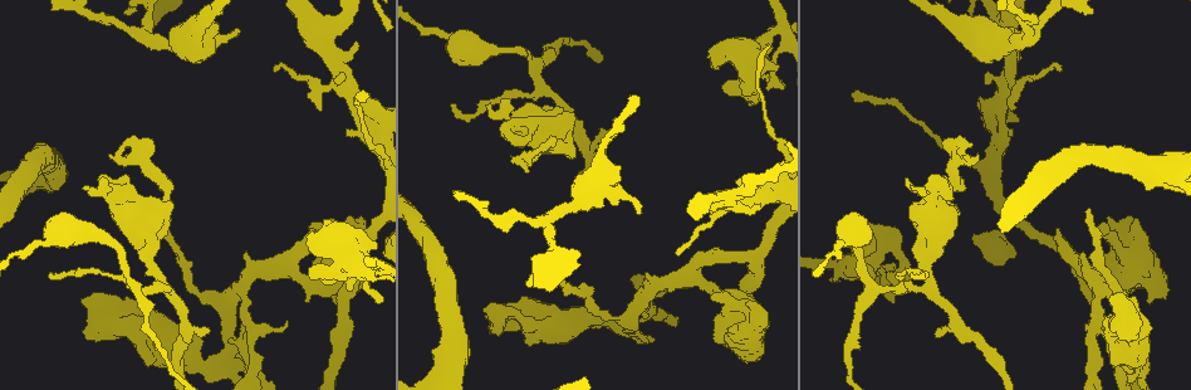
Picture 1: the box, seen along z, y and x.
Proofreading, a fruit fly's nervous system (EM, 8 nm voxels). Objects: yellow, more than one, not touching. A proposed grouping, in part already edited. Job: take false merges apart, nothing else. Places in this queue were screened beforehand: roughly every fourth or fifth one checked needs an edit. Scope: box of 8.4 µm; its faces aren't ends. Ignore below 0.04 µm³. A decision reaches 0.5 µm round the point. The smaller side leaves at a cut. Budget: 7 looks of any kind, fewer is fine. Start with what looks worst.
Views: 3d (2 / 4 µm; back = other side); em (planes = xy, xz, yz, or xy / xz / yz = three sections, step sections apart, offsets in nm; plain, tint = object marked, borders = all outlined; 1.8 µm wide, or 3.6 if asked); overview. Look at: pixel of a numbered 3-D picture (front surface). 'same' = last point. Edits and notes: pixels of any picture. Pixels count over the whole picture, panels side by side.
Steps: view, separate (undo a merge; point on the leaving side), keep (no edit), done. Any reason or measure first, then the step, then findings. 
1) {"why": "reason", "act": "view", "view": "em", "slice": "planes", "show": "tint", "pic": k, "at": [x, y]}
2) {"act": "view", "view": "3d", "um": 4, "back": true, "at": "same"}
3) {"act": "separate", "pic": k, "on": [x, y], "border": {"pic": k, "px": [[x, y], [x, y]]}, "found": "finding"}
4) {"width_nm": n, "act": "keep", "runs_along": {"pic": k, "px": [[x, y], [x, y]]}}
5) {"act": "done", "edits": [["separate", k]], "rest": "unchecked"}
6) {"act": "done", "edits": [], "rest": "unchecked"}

{"why": "arms part here", "act": "view", "view": "3d", "um": 4, "pic": 1, "at": [372, 271]}

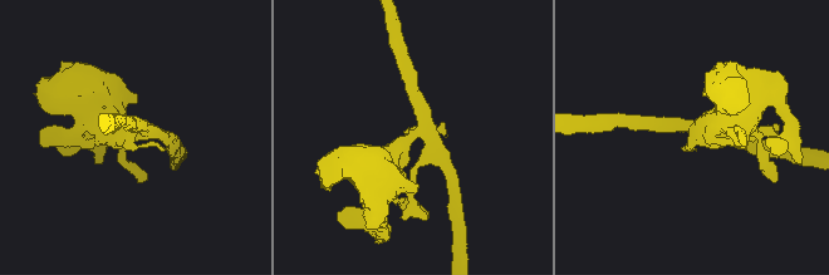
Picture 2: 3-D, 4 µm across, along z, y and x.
{"why": "shape alone is not enough", "act": "view", "view": "em", "slice": "planes", "show": "borders", "pic": 2, "at": [693, 134]}

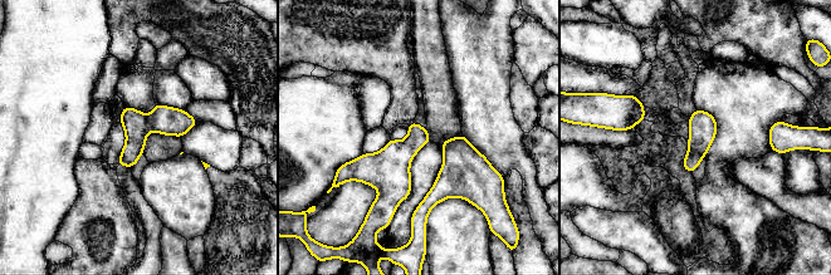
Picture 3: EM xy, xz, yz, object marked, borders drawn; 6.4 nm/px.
{"act": "separate", "pic": 3, "on": [169, 121], "found": "a second neuron is stuck on"}

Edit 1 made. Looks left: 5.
{"why": "narrows sharply", "act": "view", "view": "3d", "um": 2, "back": true, "pic": 1, "at": [250, 330]}

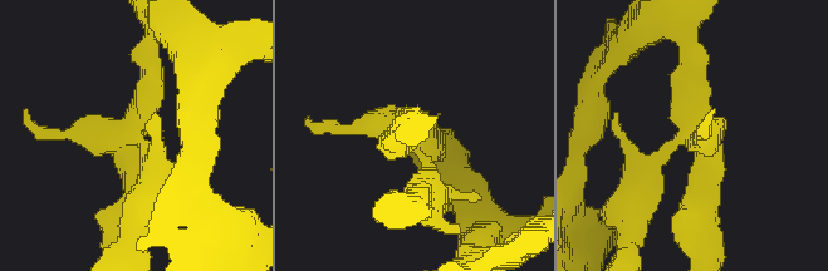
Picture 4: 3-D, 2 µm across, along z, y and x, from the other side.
{"act": "view", "view": "em", "slice": "planes", "show": "tint", "pic": 4, "at": [131, 139]}

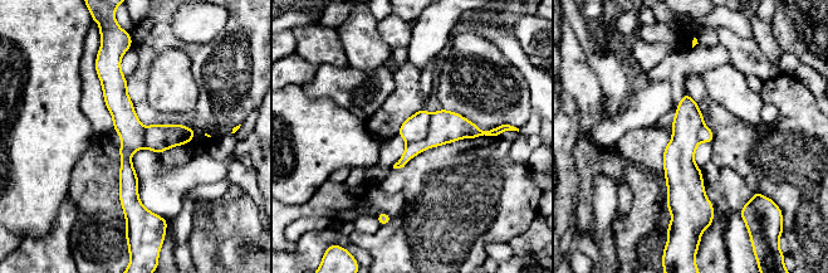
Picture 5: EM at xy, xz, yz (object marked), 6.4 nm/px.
{"width_nm": 180, "act": "separate", "pic": 5, "on": [445, 127], "part_leaving": {"pic": 5, "px": [[478, 132], [441, 131], [400, 164]]}, "found": "a second neuron is stuck on"}

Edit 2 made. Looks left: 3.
{"act": "view", "view": "overview"}

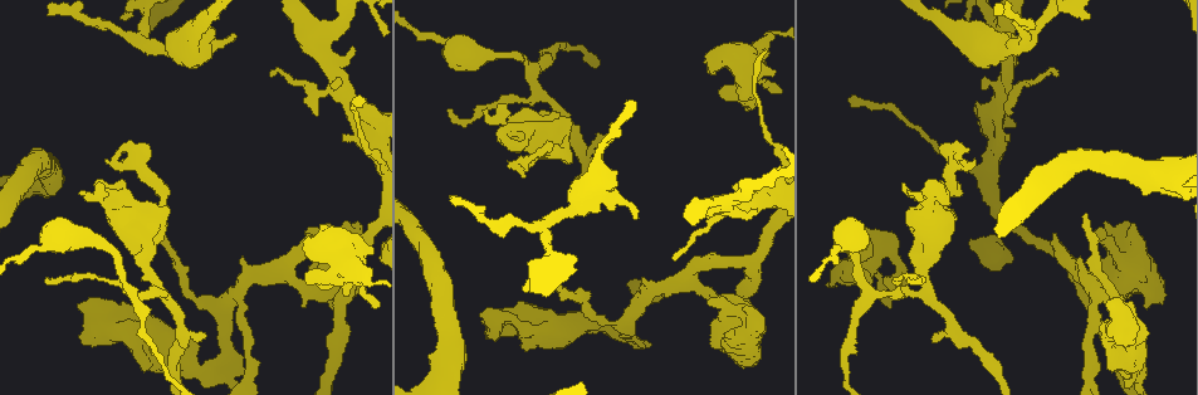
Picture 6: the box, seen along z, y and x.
{"why": "three-way junction", "act": "view", "view": "em", "slice": "planes", "show": "tint", "pic": 6, "at": [140, 41]}

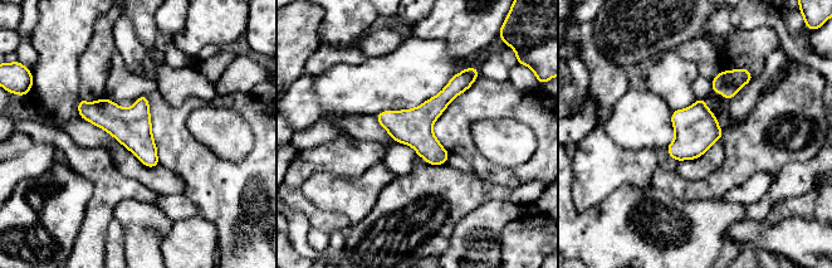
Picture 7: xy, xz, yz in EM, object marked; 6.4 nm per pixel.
{"act": "keep", "runs_along": {"pic": 7, "px": [[465, 73], [421, 118], [380, 117]]}, "found": "continuous, no second neuron"}

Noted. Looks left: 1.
{"act": "done", "edits": [["separate", 3], ["separate", 5]], "rest": "unchecked"}

